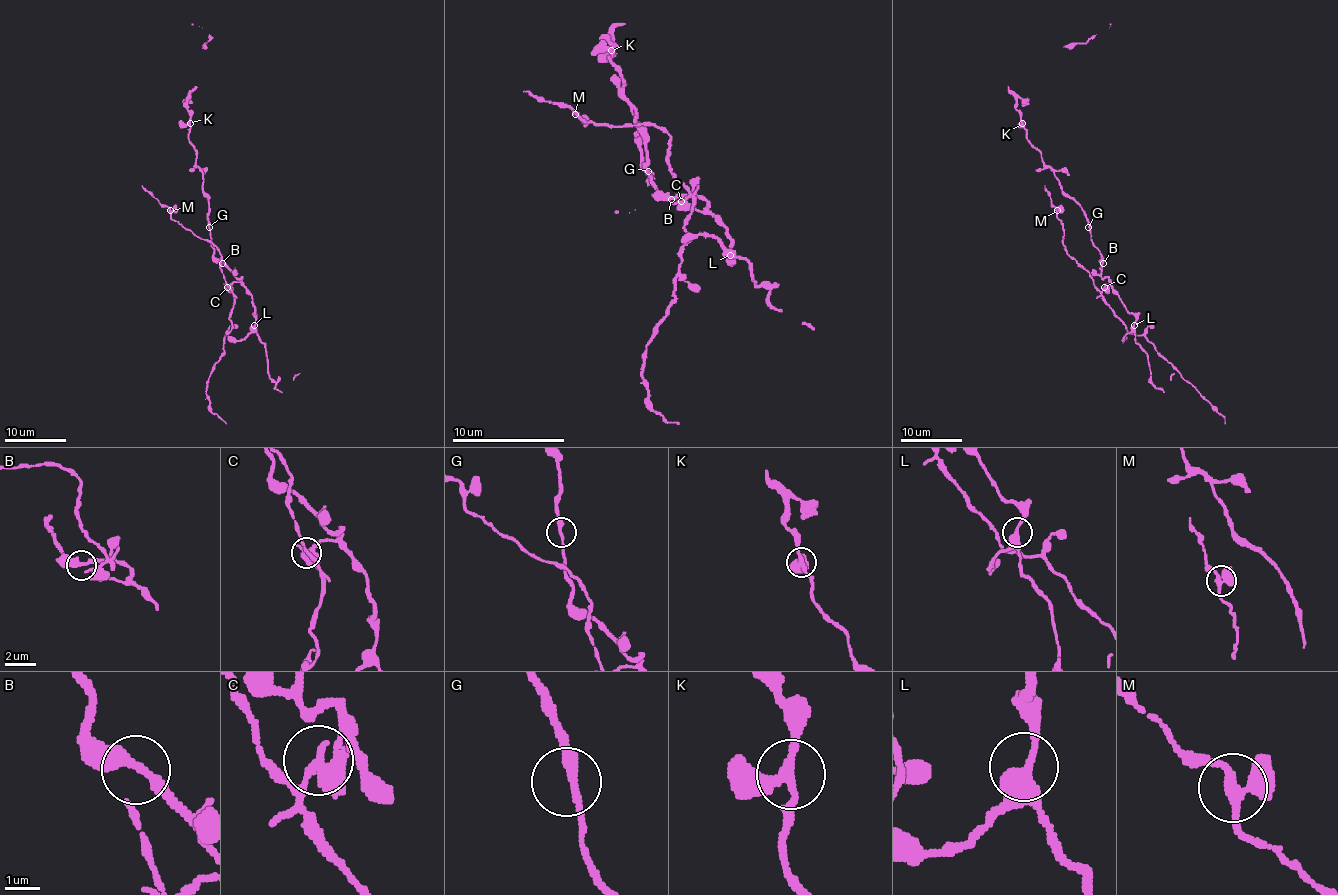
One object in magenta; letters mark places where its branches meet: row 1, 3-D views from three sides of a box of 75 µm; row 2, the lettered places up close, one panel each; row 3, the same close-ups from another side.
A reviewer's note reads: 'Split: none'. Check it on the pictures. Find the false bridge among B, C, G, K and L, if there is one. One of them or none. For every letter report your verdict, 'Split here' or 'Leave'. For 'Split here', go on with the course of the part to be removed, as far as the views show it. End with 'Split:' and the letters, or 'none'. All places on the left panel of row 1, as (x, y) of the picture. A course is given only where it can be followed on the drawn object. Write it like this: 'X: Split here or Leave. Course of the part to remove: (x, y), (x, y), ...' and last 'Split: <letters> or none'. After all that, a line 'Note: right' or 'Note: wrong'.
B: Leave
C: Split here. Course of the part to remove: (228, 287), (234, 301), (229, 319), (231, 330), (206, 388), (209, 409), (226, 423)
G: Leave
K: Leave
L: Leave
Split: C
Note: wrong

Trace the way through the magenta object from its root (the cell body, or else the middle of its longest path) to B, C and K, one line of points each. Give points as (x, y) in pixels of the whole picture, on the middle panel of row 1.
B: (648, 174), (657, 196), (671, 199)
C: (648, 174), (657, 196), (696, 196), (704, 199), (707, 204), (702, 210), (693, 210), (682, 202)
K: (648, 174), (645, 171), (645, 134), (634, 123), (637, 109), (623, 95), (620, 69), (609, 58), (611, 50)

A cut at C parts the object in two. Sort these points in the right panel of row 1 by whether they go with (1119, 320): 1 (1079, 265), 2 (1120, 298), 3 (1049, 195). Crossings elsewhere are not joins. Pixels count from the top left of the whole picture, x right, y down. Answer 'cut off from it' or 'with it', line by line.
1: with it
2: cut off from it
3: with it

